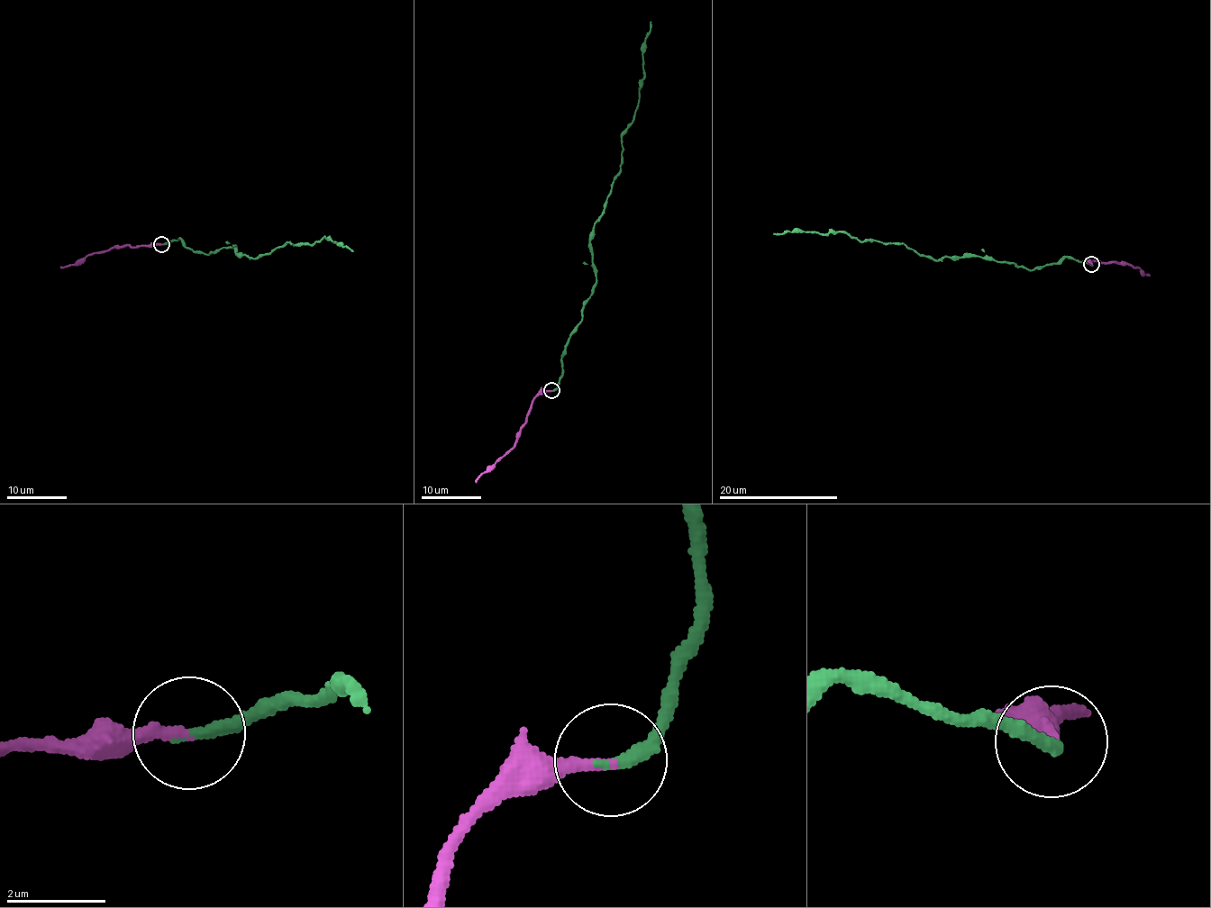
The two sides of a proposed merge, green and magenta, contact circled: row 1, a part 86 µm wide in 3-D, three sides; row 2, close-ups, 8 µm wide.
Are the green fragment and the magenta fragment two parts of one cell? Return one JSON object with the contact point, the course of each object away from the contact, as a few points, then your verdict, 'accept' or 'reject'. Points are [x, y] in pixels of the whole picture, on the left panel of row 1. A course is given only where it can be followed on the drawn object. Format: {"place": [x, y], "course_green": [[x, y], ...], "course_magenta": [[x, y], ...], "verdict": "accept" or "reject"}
{"place": [161, 244], "course_green": [[162, 243], [181, 239], [207, 255], [233, 246], [251, 258], [323, 238], [353, 250]], "course_magenta": [[162, 243], [135, 248], [130, 244], [121, 248], [114, 246], [59, 267]], "verdict": "accept"}

